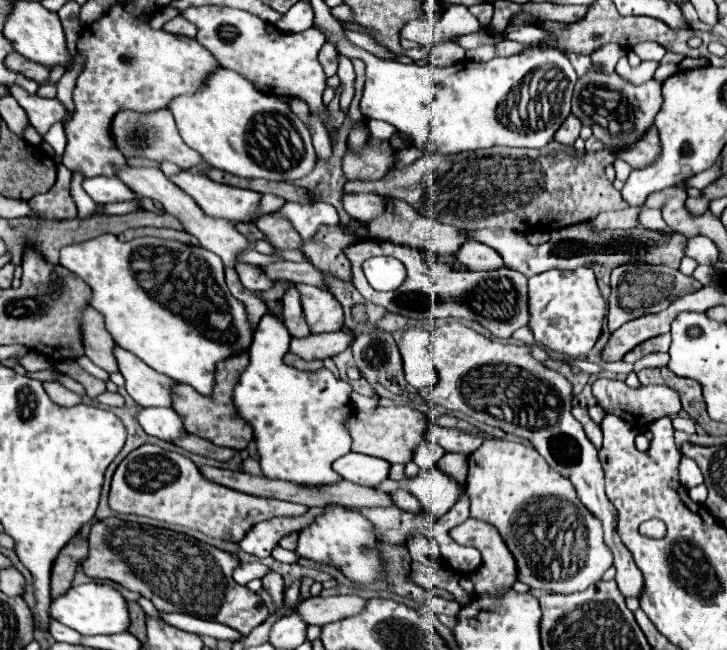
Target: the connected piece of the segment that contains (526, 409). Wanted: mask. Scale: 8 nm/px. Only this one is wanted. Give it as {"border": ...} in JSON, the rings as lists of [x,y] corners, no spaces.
{"border":[[[456,321],[432,329],[430,353],[440,377],[434,385],[420,389],[420,395],[442,409],[462,411],[504,433],[528,439],[552,469],[572,481],[580,501],[604,523],[604,543],[614,553],[616,583],[626,597],[640,597],[644,579],[634,565],[632,553],[618,537],[616,509],[608,503],[604,493],[598,449],[586,437],[582,425],[572,419],[572,383],[558,371],[538,363],[526,345],[492,341],[494,336],[476,321],[471,322],[470,327]]]}

